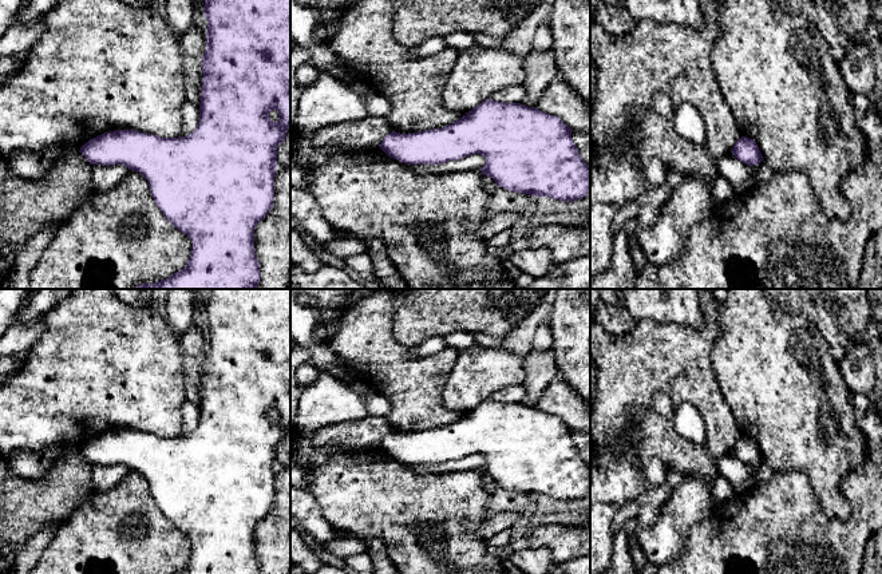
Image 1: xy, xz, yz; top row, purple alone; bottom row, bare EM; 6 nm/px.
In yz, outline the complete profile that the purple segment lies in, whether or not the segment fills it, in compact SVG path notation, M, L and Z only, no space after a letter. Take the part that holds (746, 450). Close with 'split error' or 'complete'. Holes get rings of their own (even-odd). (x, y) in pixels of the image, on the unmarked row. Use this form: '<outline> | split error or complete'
M741 436L732 448L732 455L735 455L740 462L754 466L763 460L763 455L754 439Z | complete

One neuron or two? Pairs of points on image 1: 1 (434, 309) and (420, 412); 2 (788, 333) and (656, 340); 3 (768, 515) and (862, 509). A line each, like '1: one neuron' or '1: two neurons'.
1: two neurons
2: two neurons
3: one neuron

